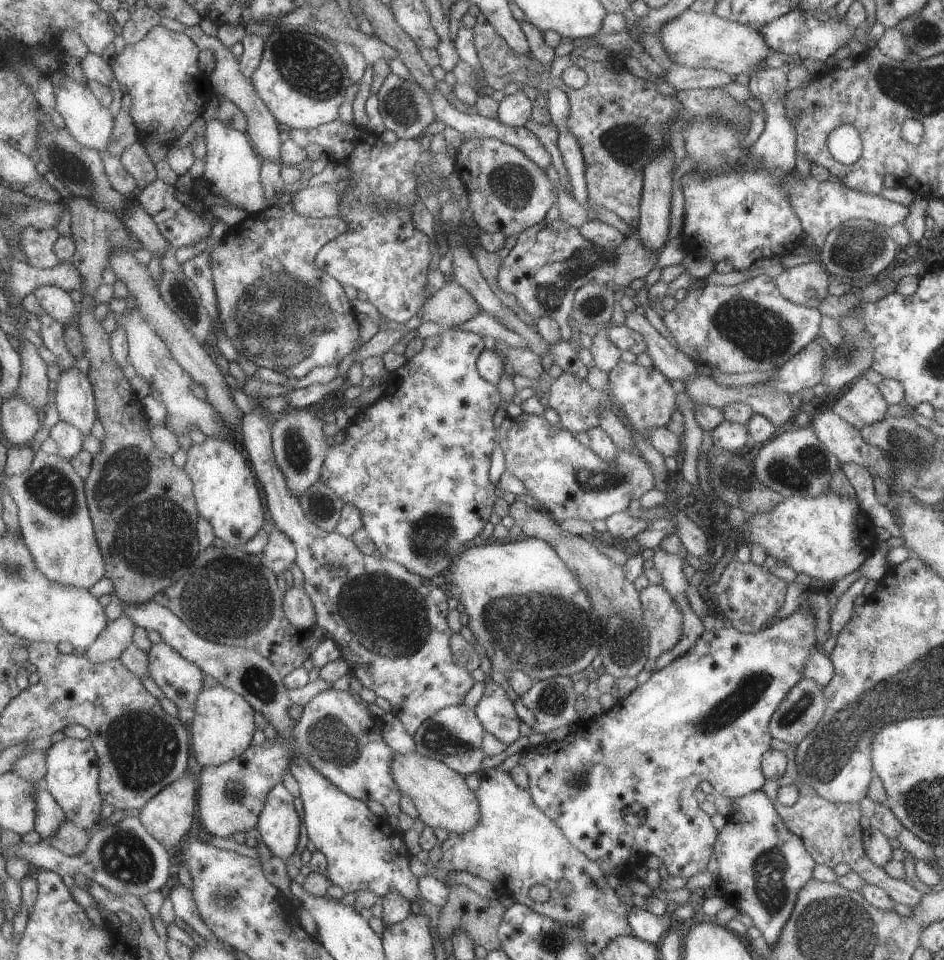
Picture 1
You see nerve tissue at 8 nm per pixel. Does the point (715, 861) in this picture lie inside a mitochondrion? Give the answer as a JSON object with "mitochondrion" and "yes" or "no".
{"mitochondrion":"no"}

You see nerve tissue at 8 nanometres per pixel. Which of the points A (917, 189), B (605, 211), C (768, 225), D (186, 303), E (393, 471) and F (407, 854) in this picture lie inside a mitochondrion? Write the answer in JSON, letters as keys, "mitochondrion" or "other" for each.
{"A":"other","B":"other","C":"other","D":"mitochondrion","E":"other","F":"other"}

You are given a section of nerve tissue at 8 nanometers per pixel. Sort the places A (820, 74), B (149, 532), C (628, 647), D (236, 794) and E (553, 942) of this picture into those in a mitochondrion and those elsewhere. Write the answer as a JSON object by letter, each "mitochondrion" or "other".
{"A":"other","B":"mitochondrion","C":"mitochondrion","D":"mitochondrion","E":"mitochondrion"}

